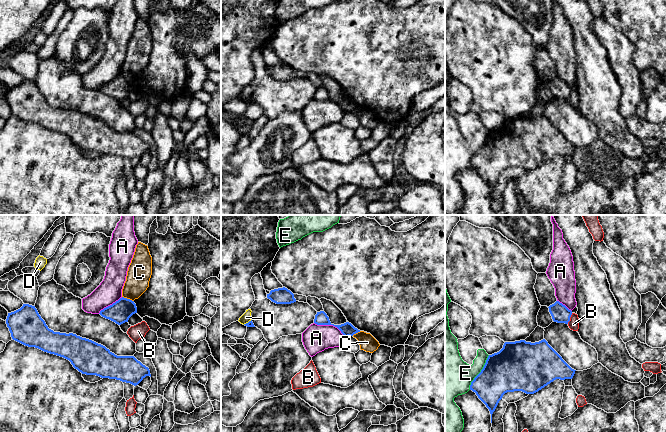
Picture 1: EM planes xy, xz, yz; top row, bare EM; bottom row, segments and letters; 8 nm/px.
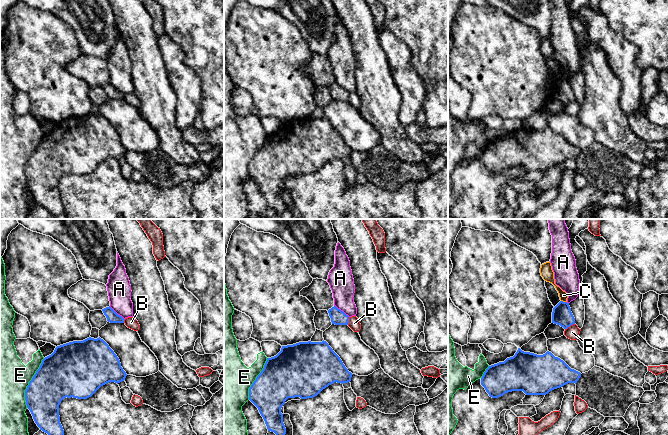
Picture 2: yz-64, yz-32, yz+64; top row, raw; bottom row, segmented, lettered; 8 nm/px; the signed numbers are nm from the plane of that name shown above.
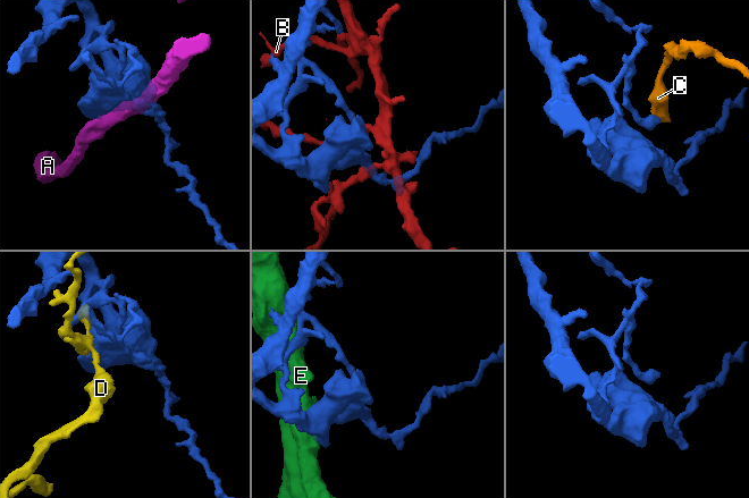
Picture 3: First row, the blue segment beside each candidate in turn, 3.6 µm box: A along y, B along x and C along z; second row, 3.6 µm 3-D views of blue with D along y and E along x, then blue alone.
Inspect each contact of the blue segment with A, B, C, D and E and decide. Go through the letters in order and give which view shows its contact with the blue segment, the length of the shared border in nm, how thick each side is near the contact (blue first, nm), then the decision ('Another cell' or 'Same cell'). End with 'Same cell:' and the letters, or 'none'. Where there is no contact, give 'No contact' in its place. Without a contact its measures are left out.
A: Touches blue in xz. Shared border 280 nm. Thickness 110 nm (blue) against 220 nm. Another cell
B: Touches blue in yz. Shared border 100 nm. Thickness 150 nm (blue) against 90 nm. Another cell
C: Touches blue in xy. Shared border 100 nm. Thickness 180 nm (blue) against 190 nm. Another cell
D: Touches blue in xz. Shared border 80 nm. Thickness 50 nm (blue) against 80 nm. Another cell
E: Touches blue in yz. Shared border 320 nm. Thickness 360 nm (blue) against 320 nm. Another cell
Same cell: none

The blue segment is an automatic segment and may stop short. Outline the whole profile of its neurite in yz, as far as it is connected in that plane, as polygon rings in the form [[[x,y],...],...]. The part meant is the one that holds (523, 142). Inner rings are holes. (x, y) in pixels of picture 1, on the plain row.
[[[545,115],[535,119],[525,116],[505,118],[499,128],[488,132],[483,145],[471,158],[470,166],[489,185],[492,199],[492,190],[505,169],[522,167],[534,170],[556,155],[572,155],[575,147]]]

